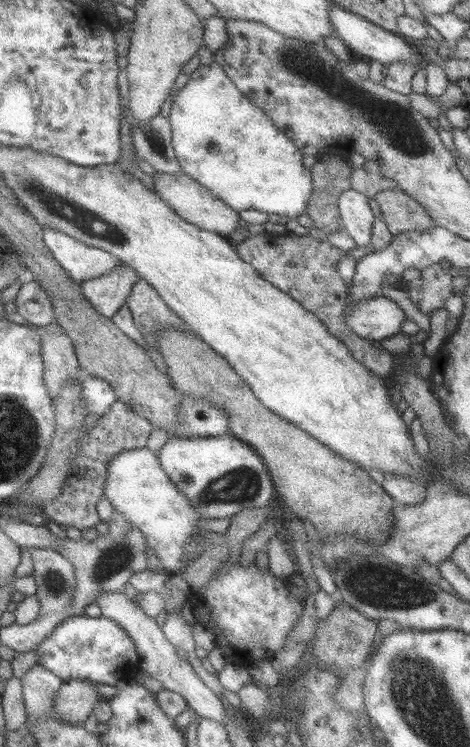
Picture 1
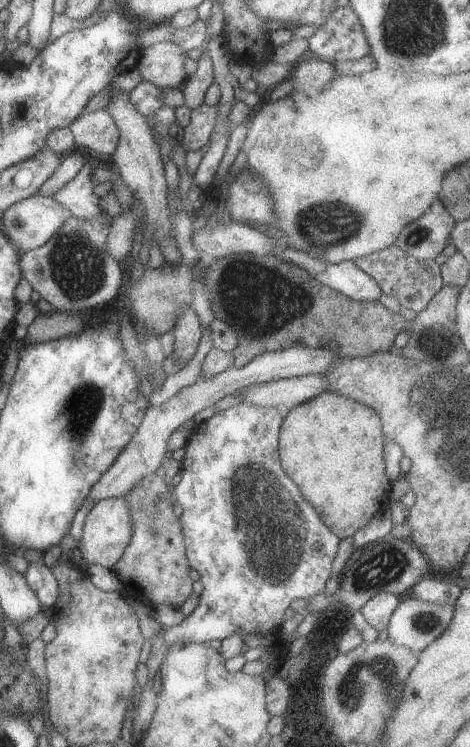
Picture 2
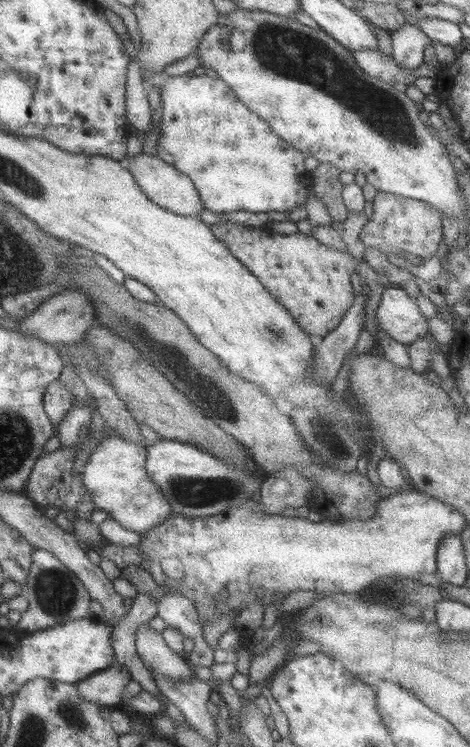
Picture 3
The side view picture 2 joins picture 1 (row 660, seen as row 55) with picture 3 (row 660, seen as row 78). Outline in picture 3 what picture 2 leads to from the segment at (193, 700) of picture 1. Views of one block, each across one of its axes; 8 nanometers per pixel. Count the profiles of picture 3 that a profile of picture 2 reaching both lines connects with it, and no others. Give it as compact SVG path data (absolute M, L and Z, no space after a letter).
M148 623L138 631L138 648L140 656L154 673L182 679L182 682L196 679L195 666L188 657L172 650L164 633L152 629Z

